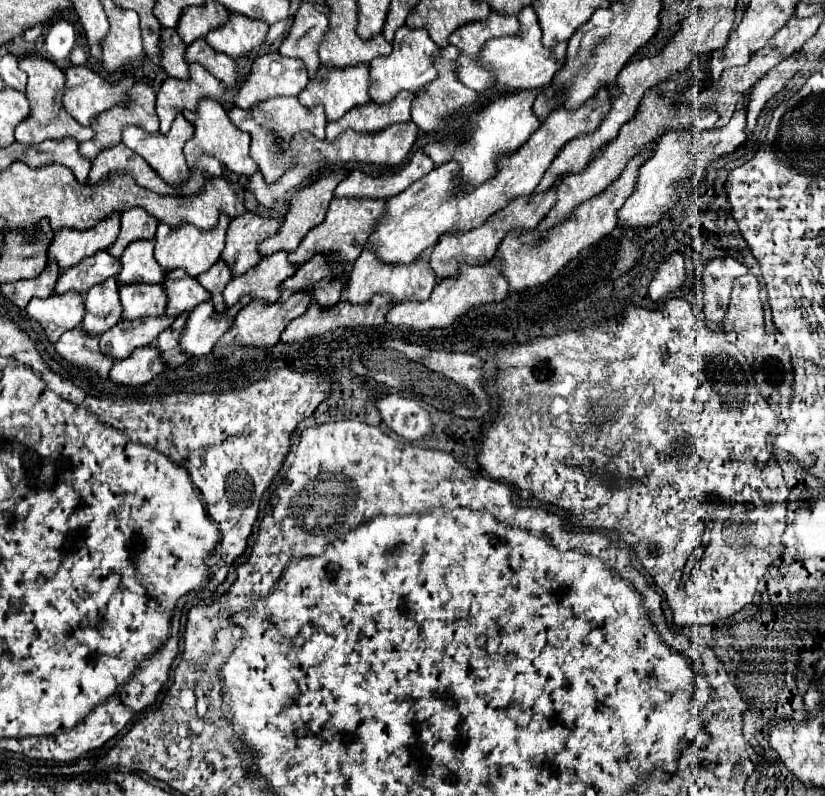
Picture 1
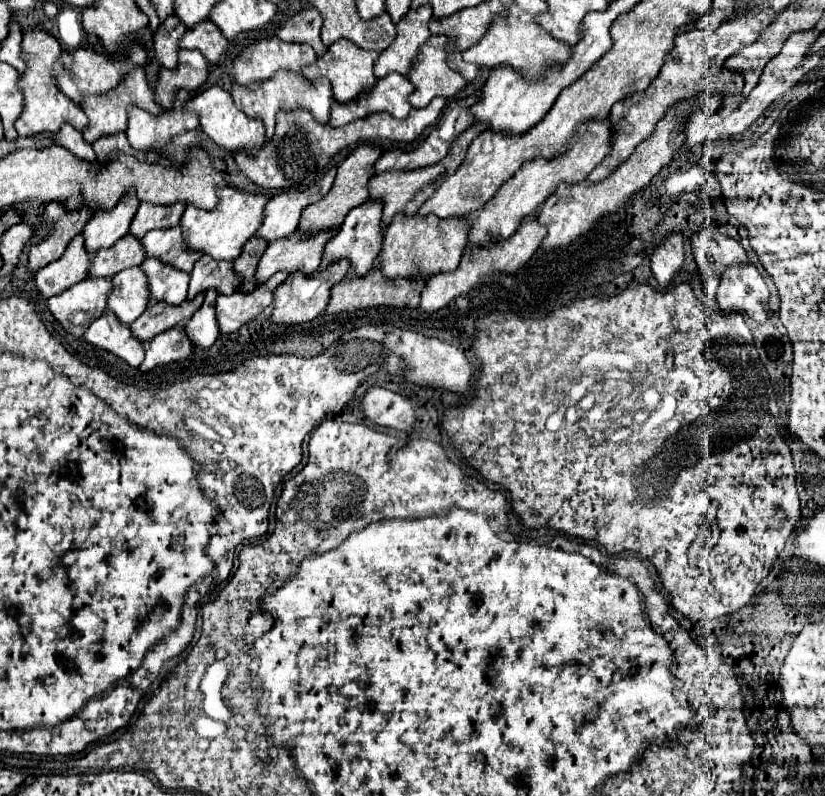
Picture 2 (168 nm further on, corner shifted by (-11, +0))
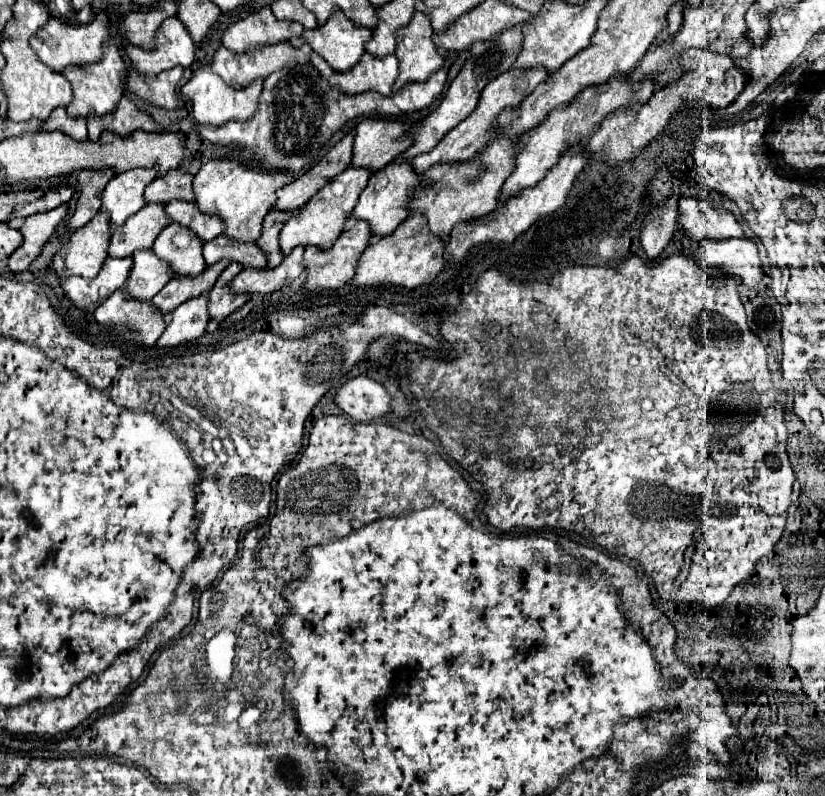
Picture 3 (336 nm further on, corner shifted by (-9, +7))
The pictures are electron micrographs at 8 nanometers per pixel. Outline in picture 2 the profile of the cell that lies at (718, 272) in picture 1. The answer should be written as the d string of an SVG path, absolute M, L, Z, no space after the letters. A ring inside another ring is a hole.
M701 229L691 235L693 255L695 261L701 267L701 273L705 277L705 291L711 301L715 301L715 291L719 285L721 273L735 261L745 261L747 253L743 245L719 231Z

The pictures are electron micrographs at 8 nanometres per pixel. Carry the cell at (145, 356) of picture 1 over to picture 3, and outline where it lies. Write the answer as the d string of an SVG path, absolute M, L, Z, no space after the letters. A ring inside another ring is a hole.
M207 294L193 298L171 312L169 324L155 346L173 348L199 338L209 322L207 314Z

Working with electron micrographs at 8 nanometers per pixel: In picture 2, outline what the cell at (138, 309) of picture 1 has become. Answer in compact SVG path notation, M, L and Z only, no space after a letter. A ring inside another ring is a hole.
M157 257L145 259L141 269L149 277L151 301L165 301L169 305L179 305L187 299L189 273L169 267L167 263L161 263Z

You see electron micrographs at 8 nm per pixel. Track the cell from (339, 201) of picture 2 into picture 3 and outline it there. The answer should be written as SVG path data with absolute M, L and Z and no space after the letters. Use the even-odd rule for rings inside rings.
M363 120L357 126L353 142L353 160L349 168L369 168L371 174L383 170L407 150L409 140L403 140L411 126L397 120Z

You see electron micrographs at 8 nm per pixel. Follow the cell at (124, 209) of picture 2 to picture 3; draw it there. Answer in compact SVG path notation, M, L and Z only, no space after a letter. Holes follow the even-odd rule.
M157 168L149 170L127 170L123 174L117 174L107 188L103 190L103 204L101 210L109 214L109 222L113 226L123 226L129 216L139 212L145 202L143 202L143 190L149 182L155 180Z

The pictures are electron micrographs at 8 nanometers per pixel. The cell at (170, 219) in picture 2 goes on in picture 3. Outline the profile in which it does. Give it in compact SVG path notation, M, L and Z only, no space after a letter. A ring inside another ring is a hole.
M191 160L183 166L183 170L173 170L161 178L155 178L145 188L145 204L169 204L171 200L193 202L191 182L193 182L193 176L199 172L199 168L201 168L201 162Z

